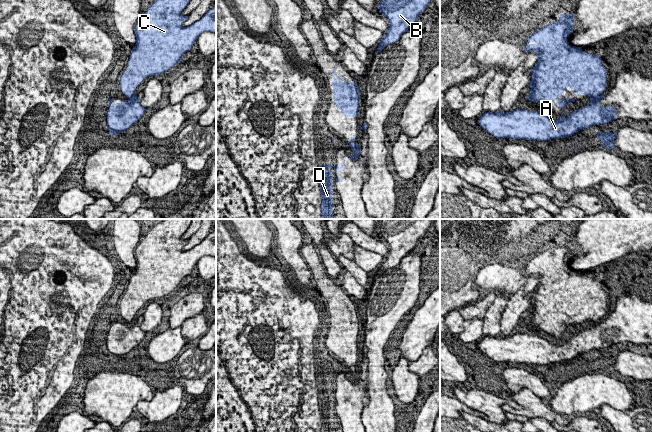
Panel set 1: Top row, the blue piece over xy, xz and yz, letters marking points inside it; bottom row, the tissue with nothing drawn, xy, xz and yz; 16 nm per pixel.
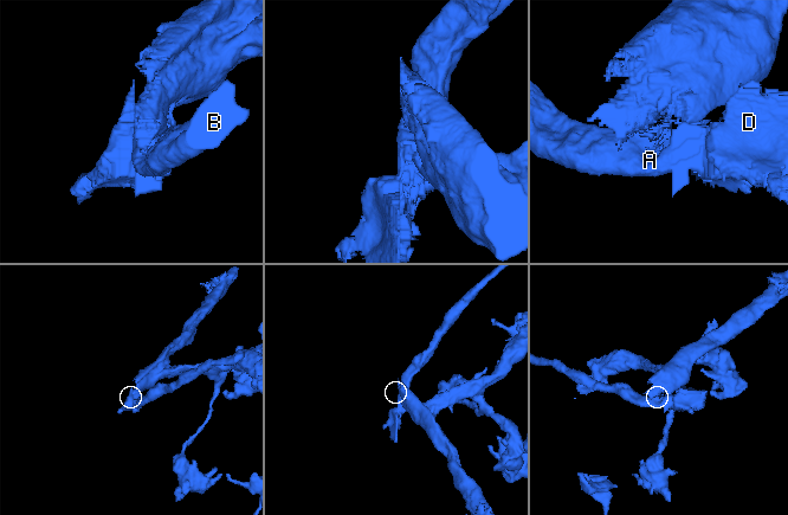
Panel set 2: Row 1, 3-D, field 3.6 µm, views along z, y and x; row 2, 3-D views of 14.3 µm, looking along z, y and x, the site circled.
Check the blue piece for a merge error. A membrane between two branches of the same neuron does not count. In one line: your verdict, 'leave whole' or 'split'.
split

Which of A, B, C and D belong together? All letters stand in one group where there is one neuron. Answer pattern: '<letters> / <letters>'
A B D / C

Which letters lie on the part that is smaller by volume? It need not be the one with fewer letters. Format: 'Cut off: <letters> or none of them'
Cut off: A, B, D

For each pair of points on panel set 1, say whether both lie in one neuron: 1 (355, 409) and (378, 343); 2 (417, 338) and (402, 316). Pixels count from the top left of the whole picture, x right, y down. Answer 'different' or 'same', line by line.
1: different
2: different

